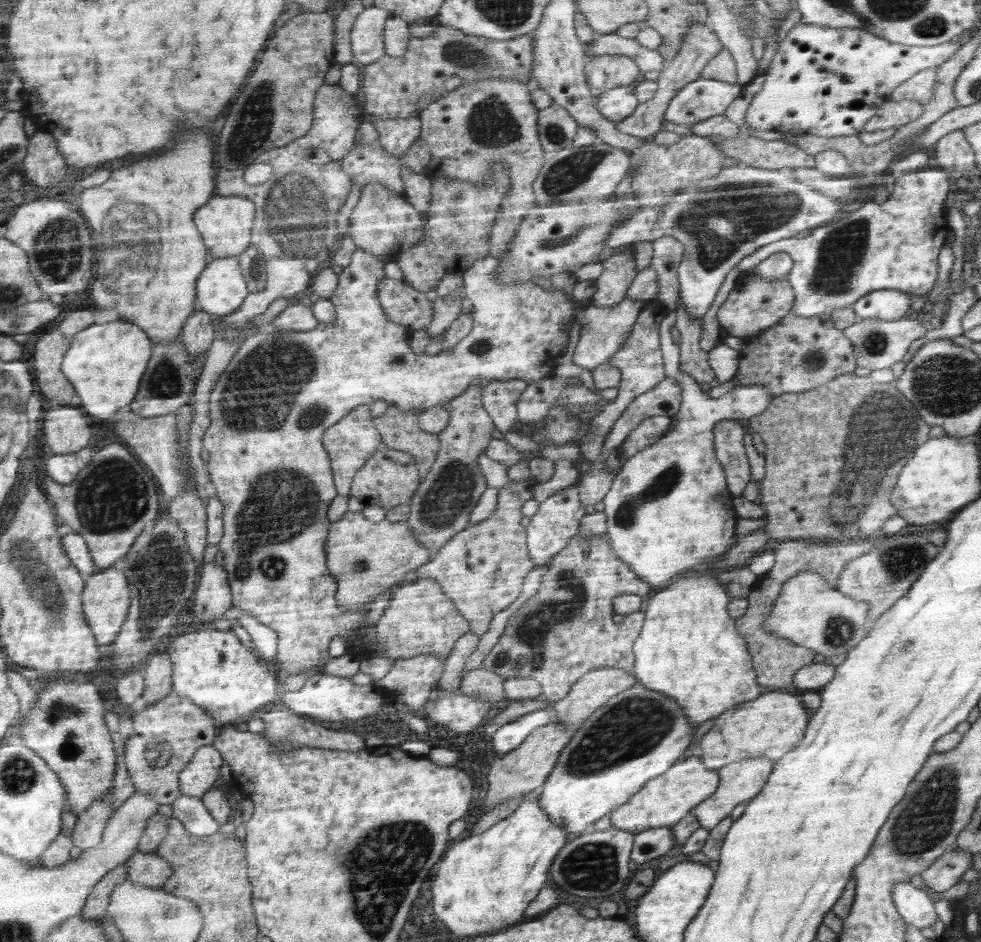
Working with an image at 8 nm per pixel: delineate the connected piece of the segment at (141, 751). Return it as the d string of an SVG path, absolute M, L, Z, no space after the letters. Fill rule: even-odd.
M176 692L144 707L139 713L130 711L128 714L133 719L135 730L128 739L125 760L128 764L130 776L134 776L136 790L137 792L152 794L160 804L174 806L174 802L183 795L181 789L182 771L194 760L200 748L213 745L218 737L219 726L216 724L216 719L206 713L204 707L196 704L186 696L178 695Z

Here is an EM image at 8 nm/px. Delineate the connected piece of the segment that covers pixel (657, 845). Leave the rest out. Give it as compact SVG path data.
M658 827L636 833L630 858L638 864L660 858L674 846L672 827Z

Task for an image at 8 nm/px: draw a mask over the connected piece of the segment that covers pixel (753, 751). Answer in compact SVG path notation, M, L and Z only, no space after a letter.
M788 689L767 690L757 699L718 715L712 728L700 740L702 756L698 758L705 763L706 768L716 770L748 758L770 758L778 762L804 738L808 720L810 716L800 704L798 695L788 694Z

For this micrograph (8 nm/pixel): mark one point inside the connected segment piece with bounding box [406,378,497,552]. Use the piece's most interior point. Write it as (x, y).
(442, 506)

